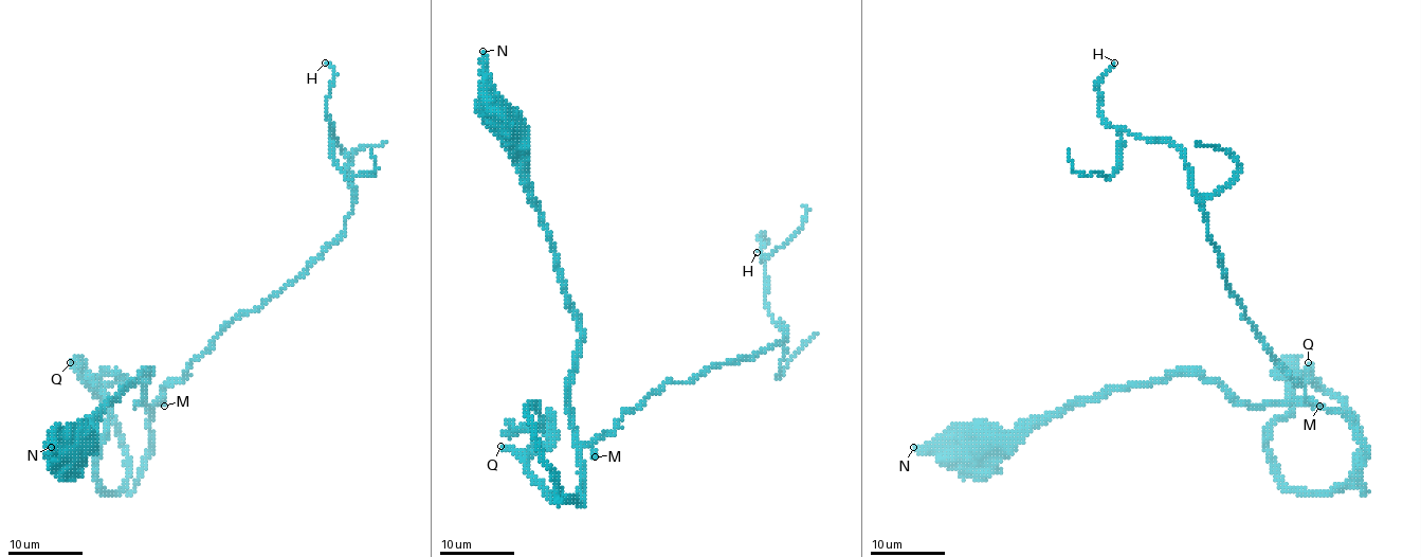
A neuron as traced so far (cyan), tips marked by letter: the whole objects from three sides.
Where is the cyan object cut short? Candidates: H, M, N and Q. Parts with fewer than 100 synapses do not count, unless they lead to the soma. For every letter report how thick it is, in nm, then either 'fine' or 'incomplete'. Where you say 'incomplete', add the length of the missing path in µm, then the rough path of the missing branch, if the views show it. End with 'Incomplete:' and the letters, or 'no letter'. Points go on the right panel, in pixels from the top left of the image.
H: calibre 120 nm; fine
M: calibre 140 nm; fine
N: calibre 360 nm; fine
Q: calibre 280 nm; incomplete; missing 350 µm
Incomplete: Q

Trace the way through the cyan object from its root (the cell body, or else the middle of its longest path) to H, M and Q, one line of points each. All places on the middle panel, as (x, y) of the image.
H: (505, 119), (582, 329), (582, 444), (668, 381), (783, 340), (764, 235), (757, 252)
M: (505, 119), (497, 133), (520, 163), (565, 301), (582, 329), (570, 420), (595, 456)
Q: (505, 119), (497, 133), (520, 163), (582, 329), (570, 420), (584, 500), (559, 502), (501, 446)

